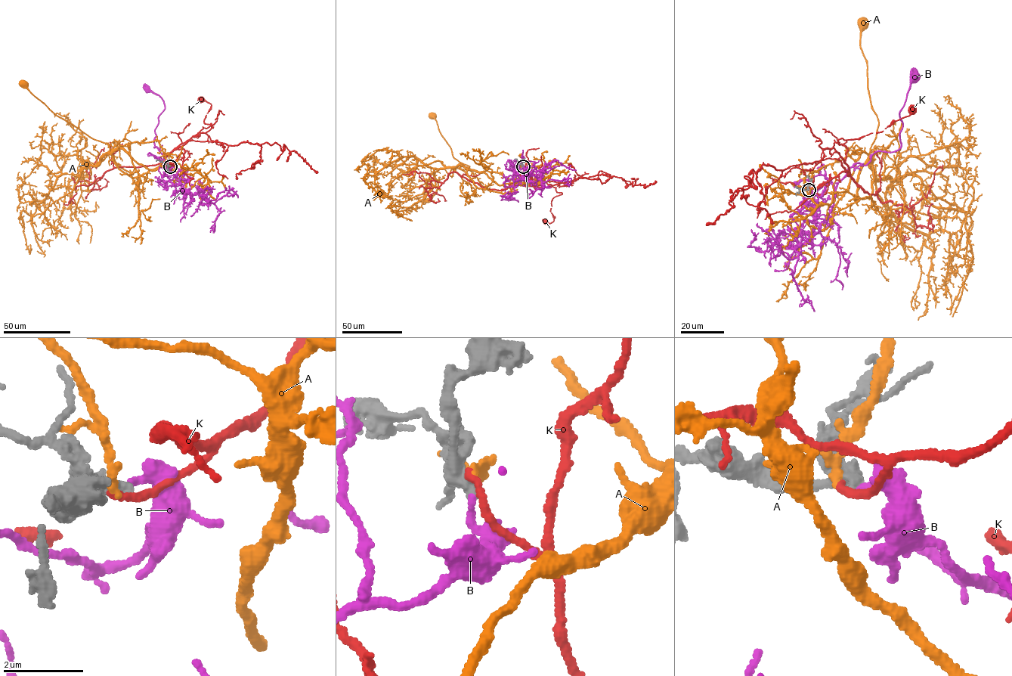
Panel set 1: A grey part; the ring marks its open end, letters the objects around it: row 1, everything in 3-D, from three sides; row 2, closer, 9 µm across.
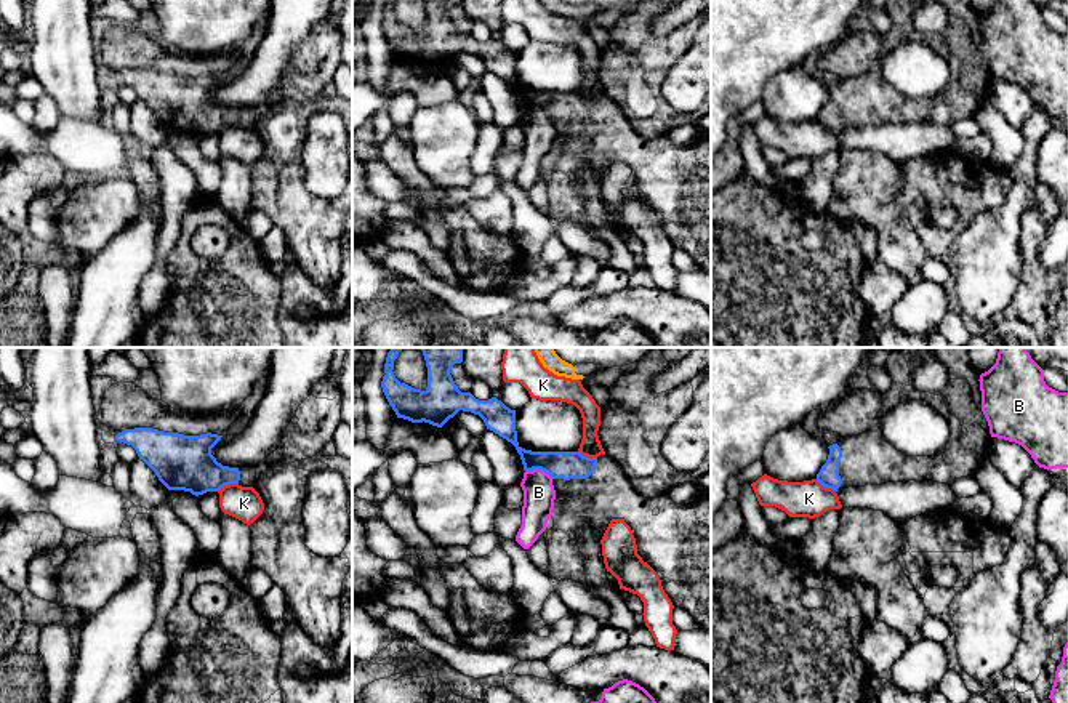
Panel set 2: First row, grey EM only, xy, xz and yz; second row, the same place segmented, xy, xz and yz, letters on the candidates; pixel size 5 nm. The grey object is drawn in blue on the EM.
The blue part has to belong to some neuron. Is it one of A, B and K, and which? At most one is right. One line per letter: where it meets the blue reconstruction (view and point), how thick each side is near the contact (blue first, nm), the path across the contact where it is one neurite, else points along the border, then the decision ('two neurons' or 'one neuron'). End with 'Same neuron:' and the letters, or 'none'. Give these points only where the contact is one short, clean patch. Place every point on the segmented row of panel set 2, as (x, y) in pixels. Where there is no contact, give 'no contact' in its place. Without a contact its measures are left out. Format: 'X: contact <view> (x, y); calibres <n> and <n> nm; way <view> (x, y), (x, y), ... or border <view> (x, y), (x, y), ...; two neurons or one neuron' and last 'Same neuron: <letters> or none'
A: no contact; two neurons
B: contact xz (540, 468); calibres 140 and 160 nm; border xz (525, 470), (543, 470), (553, 478); two neurons
K: contact xy (228, 484); calibres 280 and 170 nm; border xy (237, 482), (229, 482), (218, 492); two neurons
Same neuron: none

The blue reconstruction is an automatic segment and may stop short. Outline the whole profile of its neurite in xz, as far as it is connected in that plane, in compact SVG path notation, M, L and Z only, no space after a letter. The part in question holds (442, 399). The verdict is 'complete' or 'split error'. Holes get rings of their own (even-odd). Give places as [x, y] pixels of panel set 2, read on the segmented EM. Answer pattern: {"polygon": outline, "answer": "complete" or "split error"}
{"polygon": "M392 347L384 364L381 381L383 392L397 418L412 423L429 423L442 428L460 410L479 415L487 429L511 442L520 455L524 471L541 469L552 477L556 490L552 519L546 546L549 565L546 573L552 580L573 580L584 584L596 597L599 591L586 583L584 560L578 548L583 525L589 524L592 533L602 540L612 519L623 519L632 530L637 554L660 576L661 586L674 607L687 610L701 629L711 631L711 493L700 495L693 503L677 504L668 493L656 498L644 498L632 487L623 466L608 455L597 458L583 456L580 452L532 452L517 442L516 410L506 407L496 397L479 400L471 392L461 392L450 370L463 362L464 347L420 347L428 367L428 388L415 389L400 383L394 375L394 360L405 347Z", "answer": "split error"}

